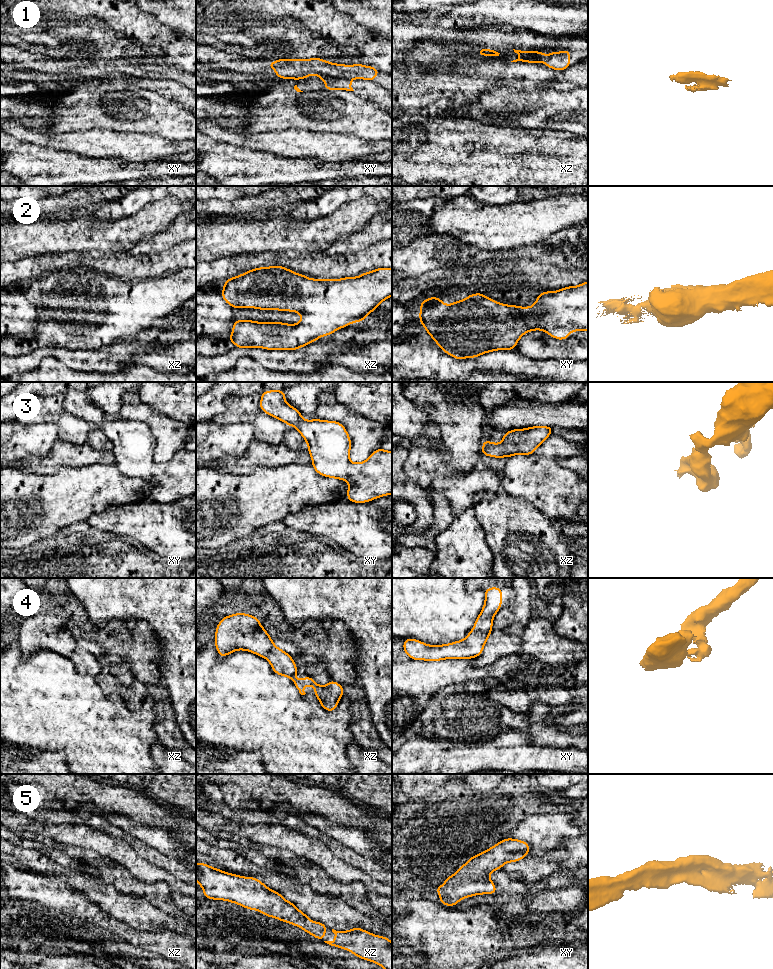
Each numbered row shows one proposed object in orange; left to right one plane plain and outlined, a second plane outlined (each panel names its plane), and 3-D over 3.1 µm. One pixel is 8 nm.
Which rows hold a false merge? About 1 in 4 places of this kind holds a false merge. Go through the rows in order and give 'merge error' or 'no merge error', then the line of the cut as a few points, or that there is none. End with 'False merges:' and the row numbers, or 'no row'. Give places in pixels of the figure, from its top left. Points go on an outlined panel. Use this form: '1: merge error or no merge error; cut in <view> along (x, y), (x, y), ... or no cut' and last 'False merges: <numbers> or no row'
1: merge error; cut in xy along (320, 75), (348, 79)
2: no merge error; no cut
3: no merge error; no cut
4: merge error; cut in xz along (296, 672), (290, 677)
5: no merge error; no cut
False merges: 1, 4

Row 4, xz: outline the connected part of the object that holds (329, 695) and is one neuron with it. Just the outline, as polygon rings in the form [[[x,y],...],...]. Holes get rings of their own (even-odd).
[[[297,673],[291,677],[291,680],[301,695],[306,694],[304,691],[305,685],[313,686],[315,688],[313,695],[319,699],[322,708],[329,712],[336,710],[339,700],[344,694],[342,685],[330,680],[326,686],[321,686],[317,684],[311,676],[301,678],[300,680],[296,681],[296,675]]]

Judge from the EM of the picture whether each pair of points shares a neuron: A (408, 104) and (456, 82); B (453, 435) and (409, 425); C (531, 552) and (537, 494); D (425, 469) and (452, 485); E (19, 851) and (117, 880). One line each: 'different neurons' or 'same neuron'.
A: same neuron
B: different neurons
C: different neurons
D: different neurons
E: different neurons

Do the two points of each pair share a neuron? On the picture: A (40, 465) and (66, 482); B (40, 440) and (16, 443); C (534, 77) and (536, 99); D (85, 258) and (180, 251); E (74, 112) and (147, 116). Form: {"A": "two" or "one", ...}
{"A": "two", "B": "one", "C": "two", "D": "one", "E": "one"}

